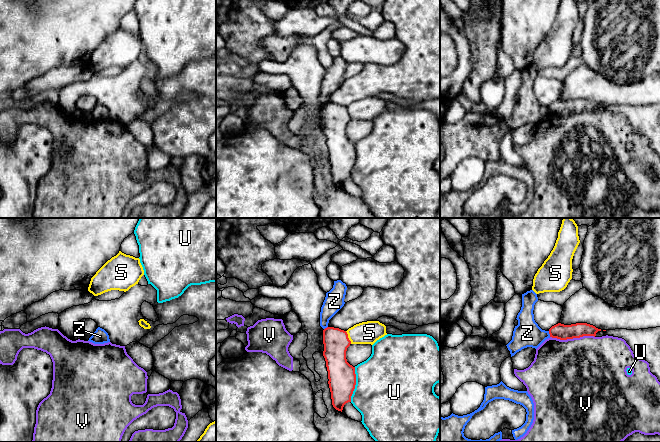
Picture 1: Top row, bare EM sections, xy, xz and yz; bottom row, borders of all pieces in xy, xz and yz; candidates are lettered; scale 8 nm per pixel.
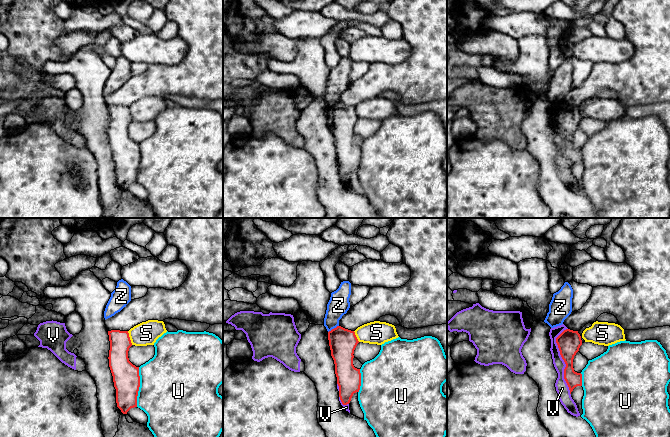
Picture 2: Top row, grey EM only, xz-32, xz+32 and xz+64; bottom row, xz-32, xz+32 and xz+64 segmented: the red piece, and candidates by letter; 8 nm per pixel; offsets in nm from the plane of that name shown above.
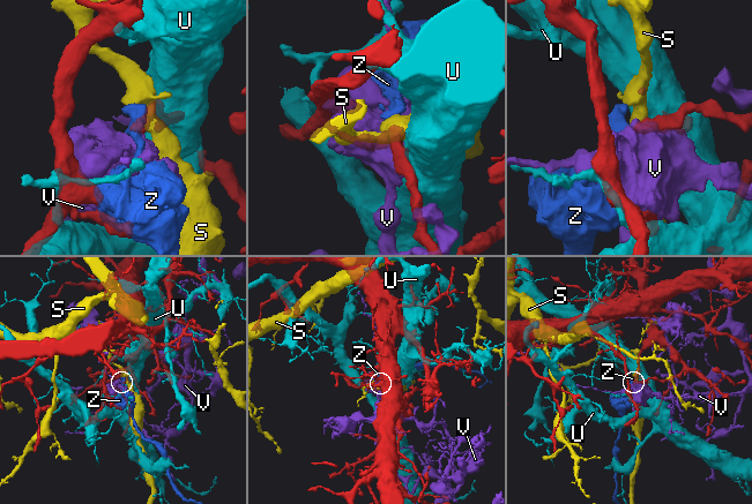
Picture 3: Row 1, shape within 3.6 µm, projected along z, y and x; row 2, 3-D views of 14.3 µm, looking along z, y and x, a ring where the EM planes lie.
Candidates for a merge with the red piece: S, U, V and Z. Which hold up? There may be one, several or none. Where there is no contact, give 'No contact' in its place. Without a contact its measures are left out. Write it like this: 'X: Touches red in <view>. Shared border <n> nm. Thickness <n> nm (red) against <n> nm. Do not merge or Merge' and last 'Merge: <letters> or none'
S: Touches red in xz. Shared border 120 nm. Thickness 200 nm (red) against 180 nm. Do not merge
U: Touches red in xz. Shared border 280 nm. Thickness 220 nm (red) against 500 nm. Do not merge
V: Touches red in yz. Shared border 360 nm. Thickness 130 nm (red) against 500 nm. Do not merge
Z: Touches red in yz. Shared border 50 nm. Thickness 130 nm (red) against 220 nm. Do not merge
Merge: none

